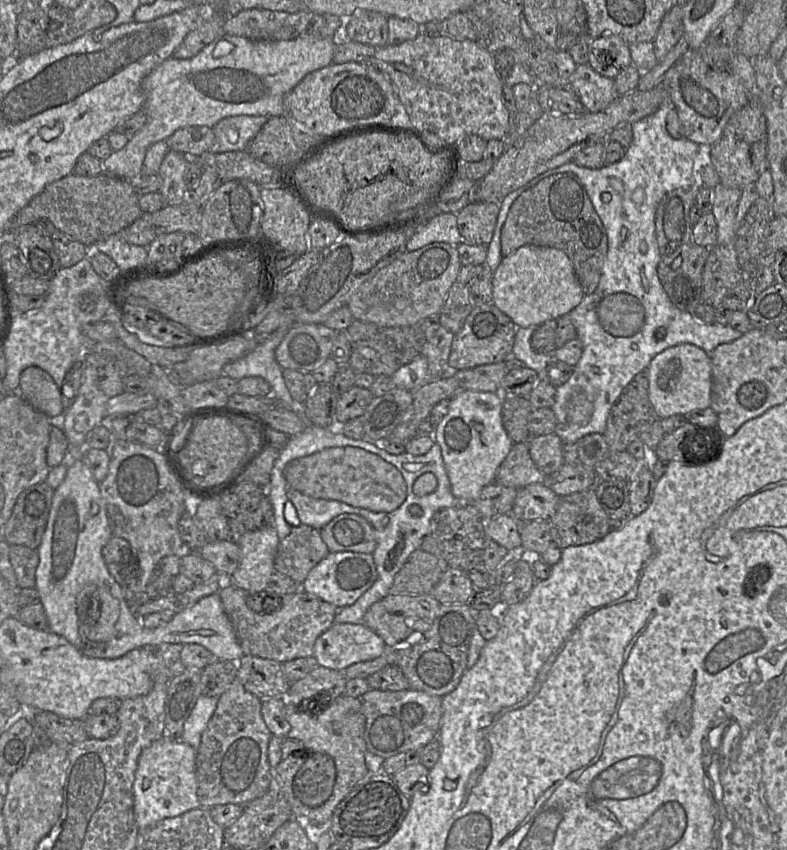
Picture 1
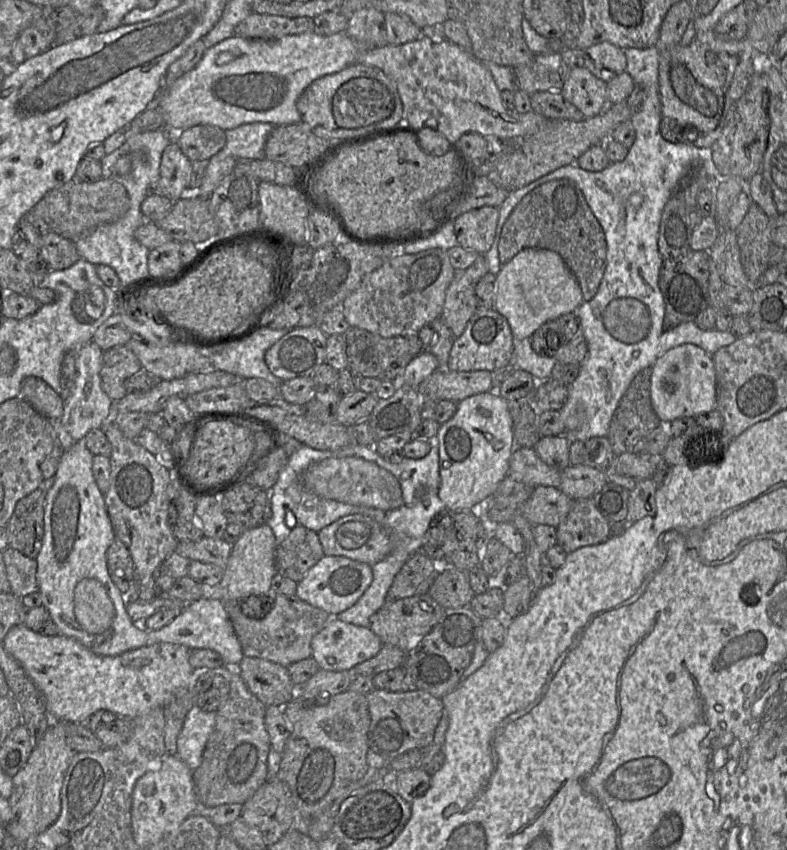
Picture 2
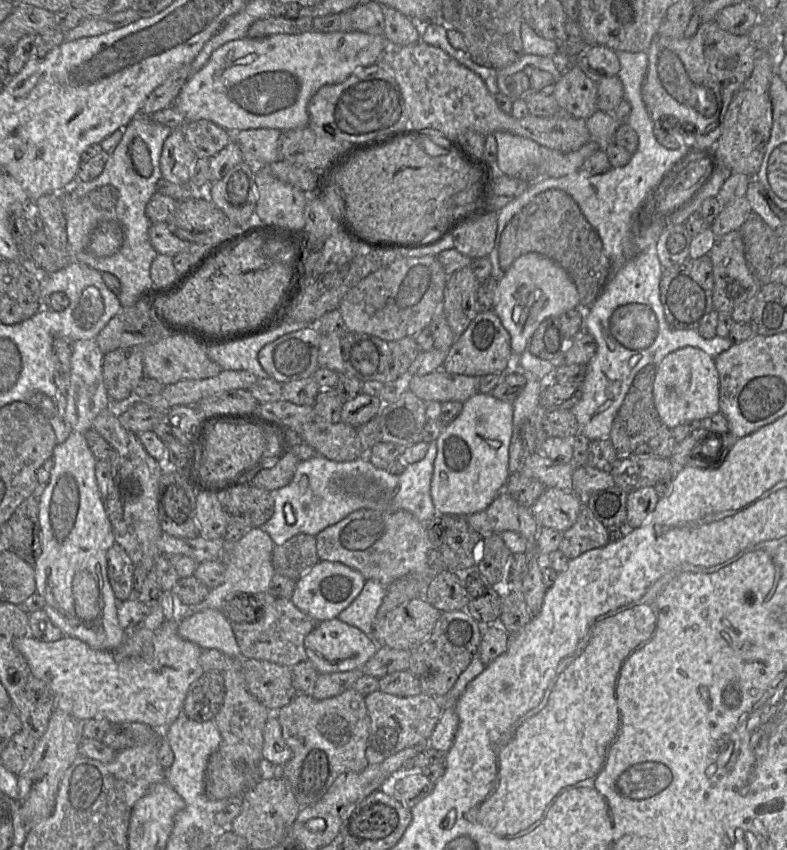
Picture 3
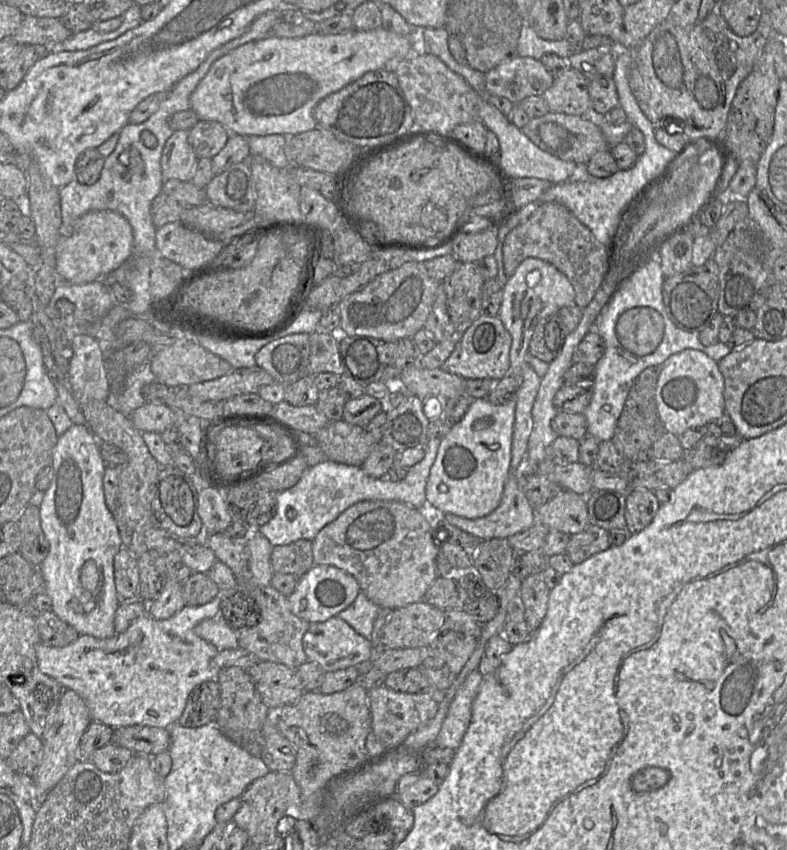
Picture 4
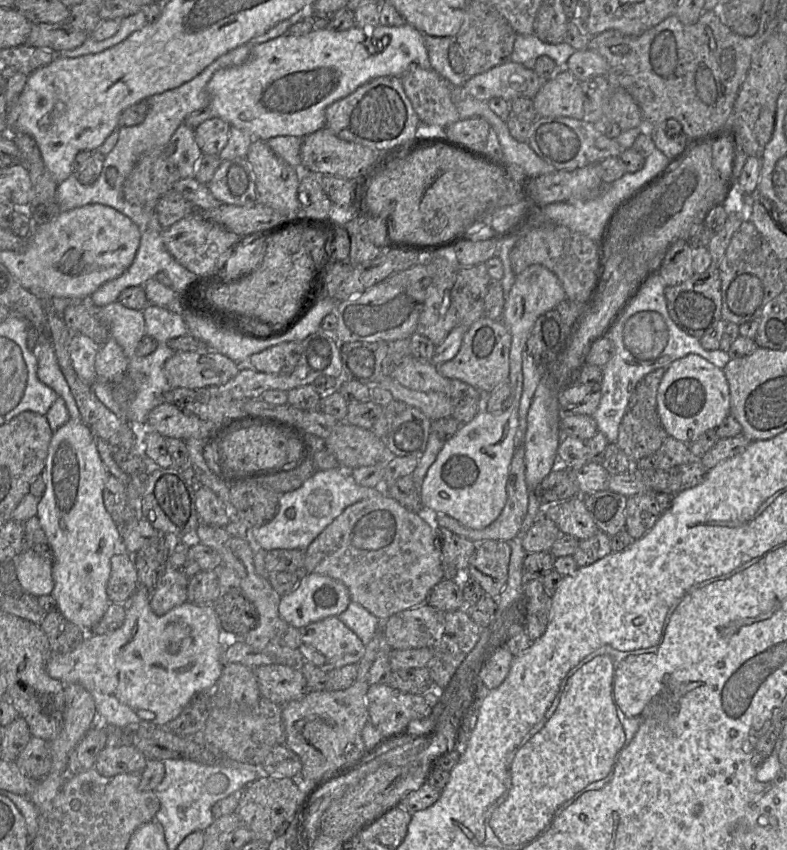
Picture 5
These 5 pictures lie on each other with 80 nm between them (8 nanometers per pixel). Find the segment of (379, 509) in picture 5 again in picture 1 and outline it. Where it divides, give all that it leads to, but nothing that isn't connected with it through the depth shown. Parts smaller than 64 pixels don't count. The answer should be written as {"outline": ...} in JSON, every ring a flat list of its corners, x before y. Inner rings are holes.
{"outline":[[357,514,338,515,319,532,329,552,372,554,376,547,374,529,365,518]]}

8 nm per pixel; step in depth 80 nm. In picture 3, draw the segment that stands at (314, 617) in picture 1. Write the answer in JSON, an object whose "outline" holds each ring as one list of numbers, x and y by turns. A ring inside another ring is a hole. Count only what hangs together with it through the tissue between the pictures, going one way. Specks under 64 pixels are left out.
{"outline":[[270,588,262,593,256,594,261,594,262,596,262,603,264,605,264,615,262,618,254,623,231,623,237,644,241,650,242,658,265,660,289,668,300,662,306,661,308,658,304,647,304,639,316,626,317,622,300,611,290,599,277,594]]}

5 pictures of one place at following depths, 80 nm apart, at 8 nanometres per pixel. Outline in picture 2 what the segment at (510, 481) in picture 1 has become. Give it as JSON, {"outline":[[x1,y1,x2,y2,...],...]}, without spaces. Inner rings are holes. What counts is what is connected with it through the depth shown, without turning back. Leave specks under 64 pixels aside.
{"outline":[[516,447,510,457,508,476,530,488,537,486,558,488,560,472,542,461,534,448]]}

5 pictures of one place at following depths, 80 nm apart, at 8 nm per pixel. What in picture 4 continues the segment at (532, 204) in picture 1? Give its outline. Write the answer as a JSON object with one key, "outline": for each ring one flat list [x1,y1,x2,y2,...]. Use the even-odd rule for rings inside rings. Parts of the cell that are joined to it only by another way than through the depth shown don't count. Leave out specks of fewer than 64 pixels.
{"outline":[[555,202,541,204,525,222,511,229,505,237,502,253,508,277,527,258,537,258,555,266,572,284,575,303,582,309,594,298,615,256,565,206]]}

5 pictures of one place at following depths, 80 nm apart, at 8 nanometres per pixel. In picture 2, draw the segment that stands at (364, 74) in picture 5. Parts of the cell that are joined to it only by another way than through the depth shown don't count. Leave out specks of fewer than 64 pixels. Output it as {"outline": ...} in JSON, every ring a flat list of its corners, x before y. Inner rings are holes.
{"outline":[[307,32,275,39,247,39,236,35,207,49,199,63,178,78,171,86,163,87,152,105,162,112,165,128,178,133,196,125,212,125,224,131,243,124,266,122,273,125,296,124,302,121,296,102,304,90,316,79,337,73,357,63,362,52,378,46,358,44,345,32,319,35]]}

